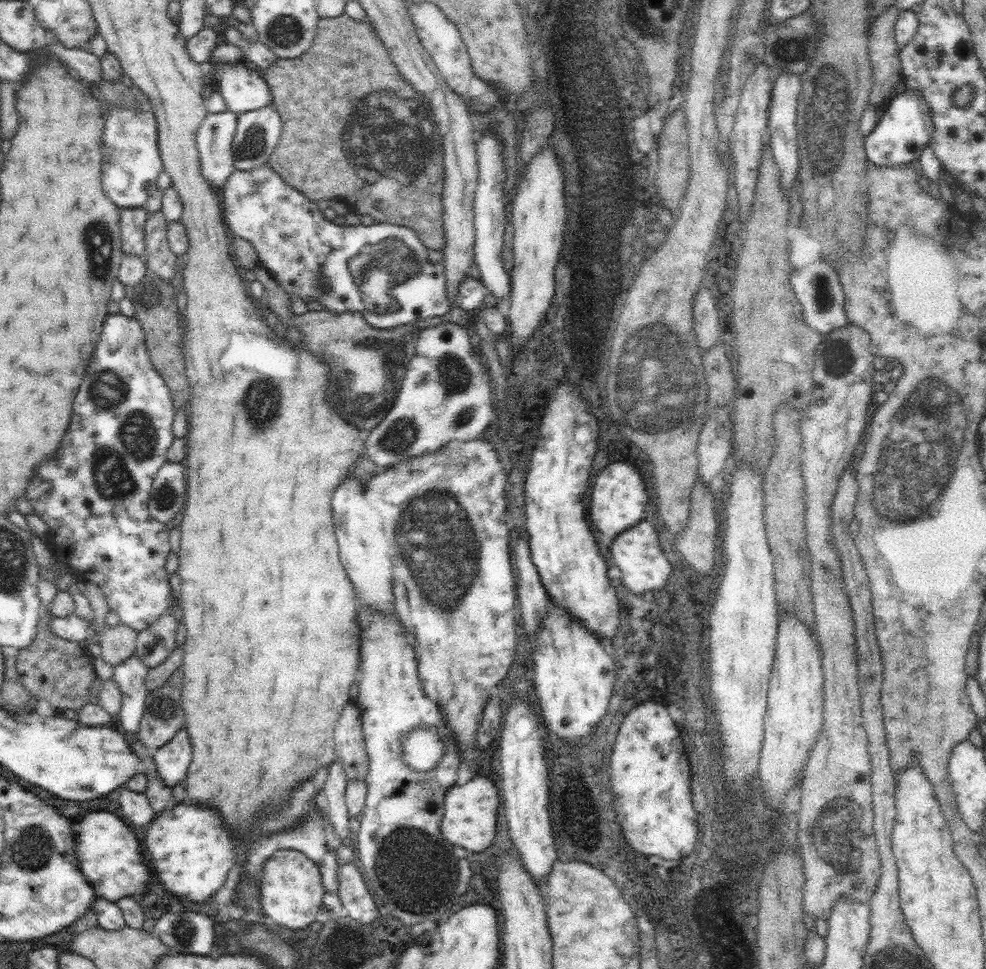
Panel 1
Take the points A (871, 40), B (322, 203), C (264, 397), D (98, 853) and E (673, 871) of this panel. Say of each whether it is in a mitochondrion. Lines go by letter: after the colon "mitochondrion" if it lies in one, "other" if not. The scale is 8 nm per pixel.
A: other
B: other
C: mitochondrion
D: other
E: other

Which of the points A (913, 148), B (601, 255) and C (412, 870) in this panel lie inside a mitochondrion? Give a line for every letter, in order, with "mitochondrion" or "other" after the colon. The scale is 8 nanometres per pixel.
A: other
B: mitochondrion
C: mitochondrion

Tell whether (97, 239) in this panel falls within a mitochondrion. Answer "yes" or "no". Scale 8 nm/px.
yes

